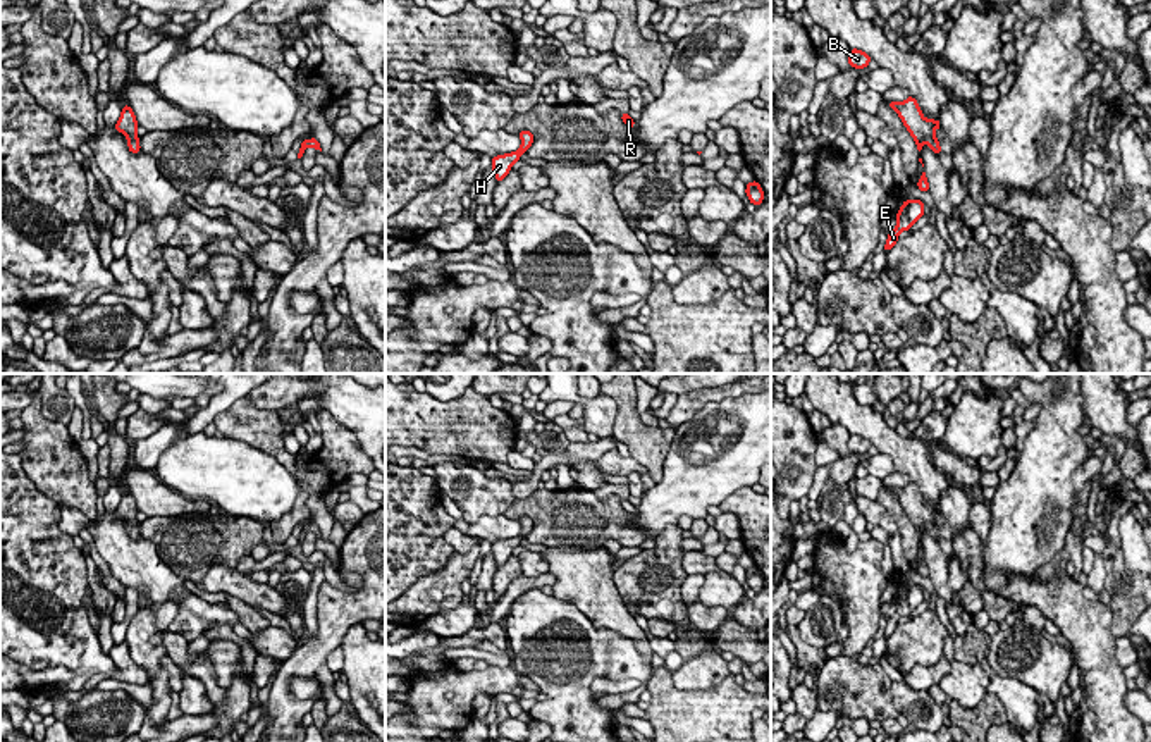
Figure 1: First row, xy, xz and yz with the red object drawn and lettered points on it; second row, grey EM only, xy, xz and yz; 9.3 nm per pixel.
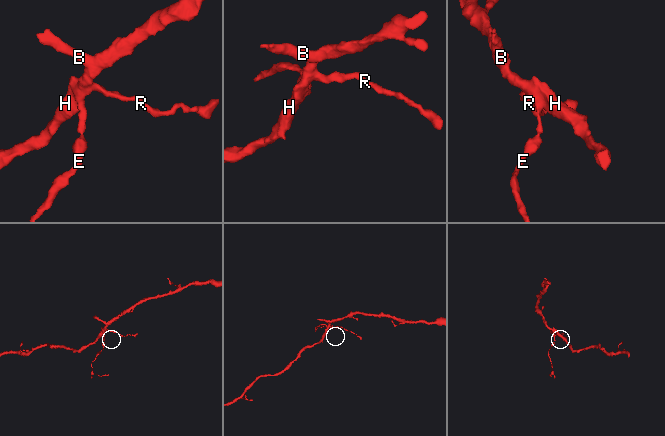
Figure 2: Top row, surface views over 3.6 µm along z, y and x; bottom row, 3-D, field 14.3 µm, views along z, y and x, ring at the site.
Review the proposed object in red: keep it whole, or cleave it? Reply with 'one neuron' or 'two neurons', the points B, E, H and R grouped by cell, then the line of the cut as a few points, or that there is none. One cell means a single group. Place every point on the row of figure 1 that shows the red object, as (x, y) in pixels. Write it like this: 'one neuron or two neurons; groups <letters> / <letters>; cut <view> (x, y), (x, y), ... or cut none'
one neuron; groups B E H R; cut none

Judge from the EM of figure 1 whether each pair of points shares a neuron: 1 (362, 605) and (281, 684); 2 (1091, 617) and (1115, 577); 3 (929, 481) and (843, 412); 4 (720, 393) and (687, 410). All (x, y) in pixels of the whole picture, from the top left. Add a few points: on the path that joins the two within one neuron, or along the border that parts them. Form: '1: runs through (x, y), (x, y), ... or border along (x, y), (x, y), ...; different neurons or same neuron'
1: runs through (341, 622), (300, 663); same neuron
2: border along (1108, 606), (1112, 632), (1117, 637); different neurons
3: runs through (909, 460), (864, 420); same neuron
4: runs through (711, 395), (695, 401); same neuron

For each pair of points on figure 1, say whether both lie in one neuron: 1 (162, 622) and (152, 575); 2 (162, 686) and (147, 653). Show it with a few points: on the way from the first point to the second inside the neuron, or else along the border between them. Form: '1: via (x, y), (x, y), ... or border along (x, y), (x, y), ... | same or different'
1: border along (171, 599), (153, 603) | different
2: via (160, 677), (150, 661) | same

